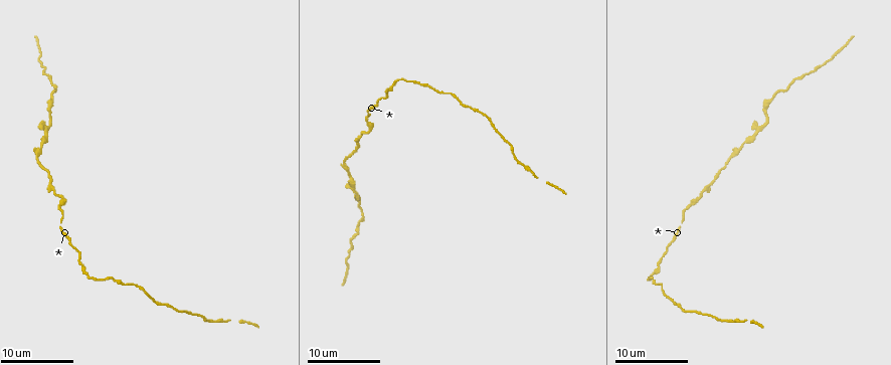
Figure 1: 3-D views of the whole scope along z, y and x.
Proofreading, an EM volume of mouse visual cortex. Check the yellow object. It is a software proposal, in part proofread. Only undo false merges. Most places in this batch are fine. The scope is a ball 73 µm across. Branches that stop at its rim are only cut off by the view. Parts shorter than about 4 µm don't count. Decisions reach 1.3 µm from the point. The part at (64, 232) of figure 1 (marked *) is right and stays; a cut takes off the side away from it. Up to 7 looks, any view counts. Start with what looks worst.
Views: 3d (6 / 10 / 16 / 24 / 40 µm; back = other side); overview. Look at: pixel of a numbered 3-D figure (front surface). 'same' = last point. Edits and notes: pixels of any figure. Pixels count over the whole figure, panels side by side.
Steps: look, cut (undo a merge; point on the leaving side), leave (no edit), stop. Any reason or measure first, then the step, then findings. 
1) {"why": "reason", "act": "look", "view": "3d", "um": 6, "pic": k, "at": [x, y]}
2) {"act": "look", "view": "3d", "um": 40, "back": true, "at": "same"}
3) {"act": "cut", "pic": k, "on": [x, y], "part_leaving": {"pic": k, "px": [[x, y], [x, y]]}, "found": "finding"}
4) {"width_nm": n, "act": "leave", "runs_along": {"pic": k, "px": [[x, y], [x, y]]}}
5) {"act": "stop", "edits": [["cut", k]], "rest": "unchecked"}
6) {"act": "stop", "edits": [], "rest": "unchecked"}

{"why": "two arms in line, one across", "act": "look", "view": "3d", "um": 10, "pic": 1, "at": [353, 190]}

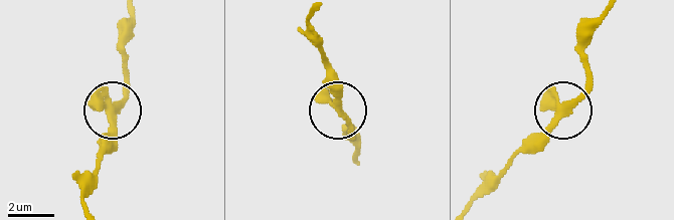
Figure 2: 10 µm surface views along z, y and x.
{"width_nm": 310, "act": "leave", "runs_along": {"pic": 2, "px": [[469, 201], [578, 91], [588, 70]]}, "found": "continuous, no second neuron"}

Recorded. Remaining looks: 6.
{"why": "sudden change in width", "act": "look", "view": "3d", "um": 10, "pic": 1, "at": [211, 320]}

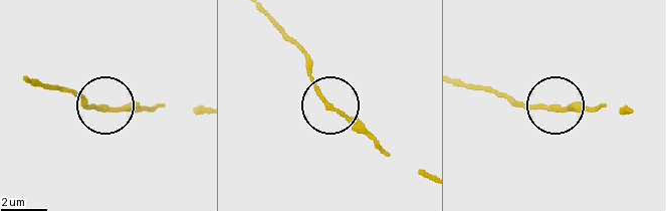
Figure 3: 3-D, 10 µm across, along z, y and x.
{"act": "look", "view": "3d", "um": 6, "pic": 3, "at": [559, 111]}

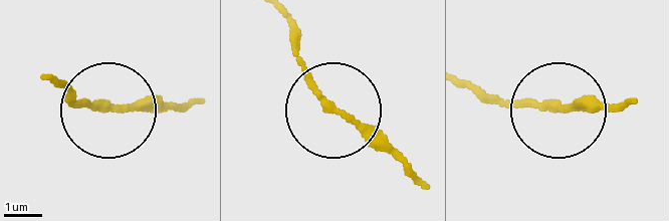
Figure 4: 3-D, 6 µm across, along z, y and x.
{"width_nm": 180, "act": "leave", "found": "one neuron here"}

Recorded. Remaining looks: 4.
{"why": "calibre changes", "act": "look", "view": "3d", "um": 6, "pic": 1, "at": [343, 159]}

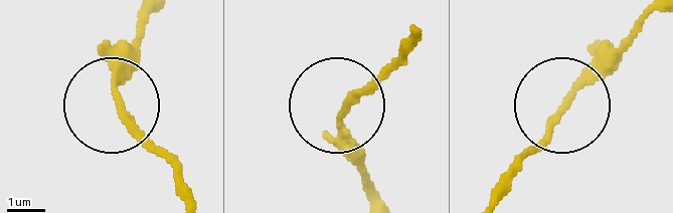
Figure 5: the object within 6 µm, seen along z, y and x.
{"act": "leave", "runs_along": {"pic": 5, "px": [[193, 196], [116, 90], [135, 17]]}, "found": "one neuron here"}

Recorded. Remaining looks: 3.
{"act": "stop", "edits": [], "rest": "unchecked"}

